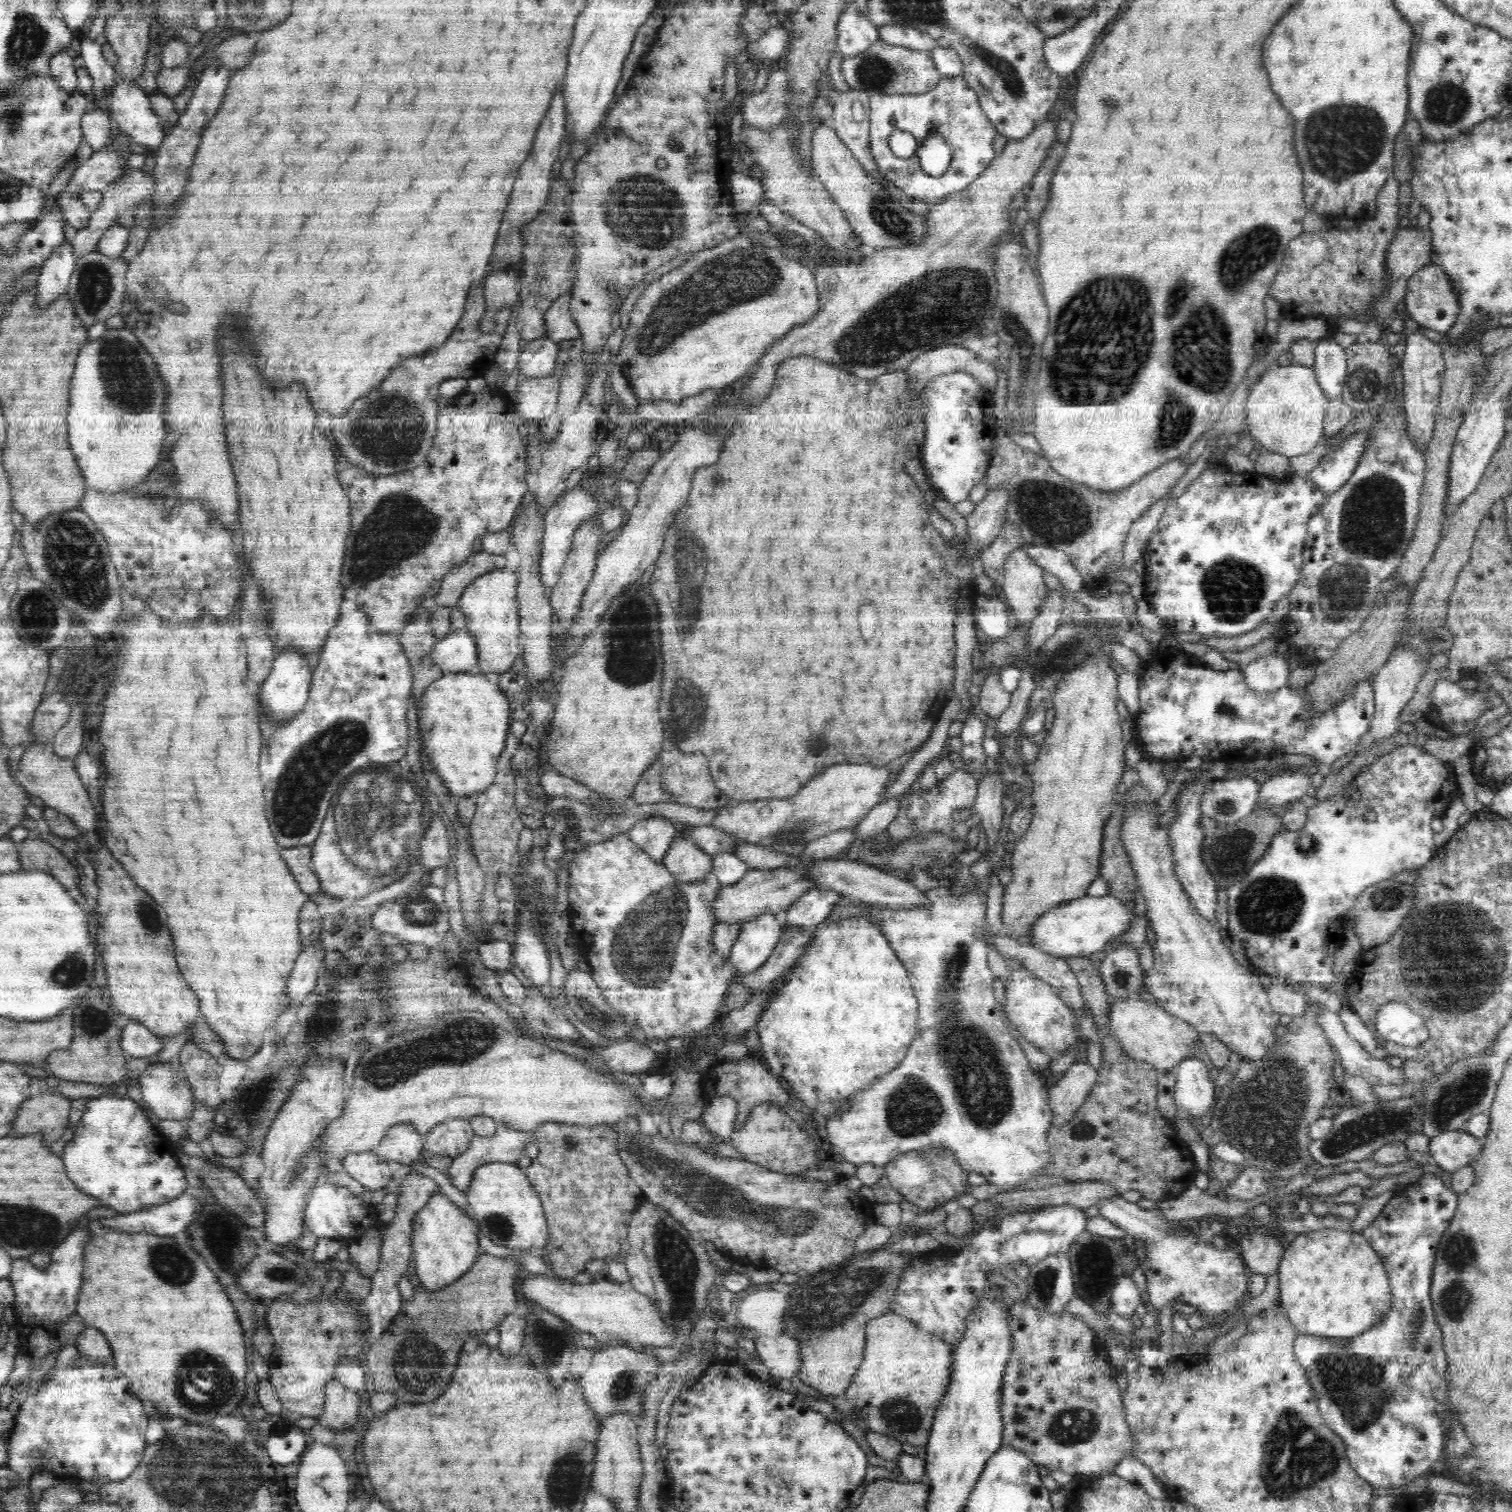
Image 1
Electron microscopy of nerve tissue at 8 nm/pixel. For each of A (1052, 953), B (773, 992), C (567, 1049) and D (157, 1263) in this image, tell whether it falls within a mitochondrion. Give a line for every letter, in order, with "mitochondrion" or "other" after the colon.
A: other
B: other
C: other
D: mitochondrion

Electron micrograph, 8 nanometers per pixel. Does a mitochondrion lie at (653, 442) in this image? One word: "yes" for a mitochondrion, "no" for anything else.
no

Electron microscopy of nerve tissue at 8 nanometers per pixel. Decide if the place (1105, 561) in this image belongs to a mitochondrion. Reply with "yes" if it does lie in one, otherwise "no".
no

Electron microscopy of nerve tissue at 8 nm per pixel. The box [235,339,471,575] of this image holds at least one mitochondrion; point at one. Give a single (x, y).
(387, 433)

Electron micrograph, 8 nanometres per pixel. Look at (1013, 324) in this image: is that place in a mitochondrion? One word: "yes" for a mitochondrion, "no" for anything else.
yes

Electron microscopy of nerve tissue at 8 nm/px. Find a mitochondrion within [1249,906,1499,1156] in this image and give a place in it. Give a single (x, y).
(1466, 1089)

